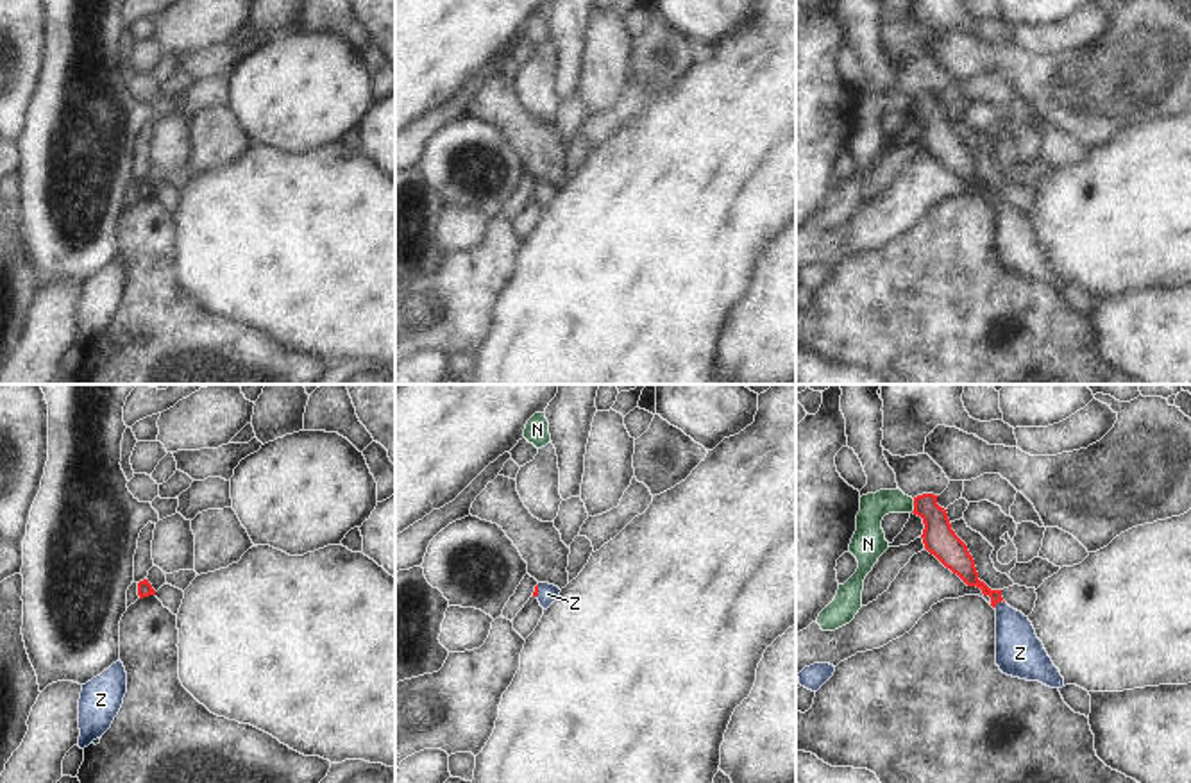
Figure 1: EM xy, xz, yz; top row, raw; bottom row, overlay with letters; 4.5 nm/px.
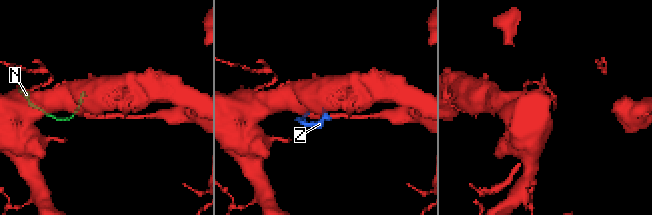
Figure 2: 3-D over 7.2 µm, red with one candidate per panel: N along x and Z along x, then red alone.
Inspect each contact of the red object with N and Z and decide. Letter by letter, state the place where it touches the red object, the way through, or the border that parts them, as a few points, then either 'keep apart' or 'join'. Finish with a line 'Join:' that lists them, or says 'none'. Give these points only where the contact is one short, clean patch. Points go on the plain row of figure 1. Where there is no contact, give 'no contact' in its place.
N: meets red in yz at (914, 106); keep apart
Z: meets red in yz at (996, 202); runs through yz (959, 161), (996, 202), (1014, 231), (1020, 252); join
Join: Z

